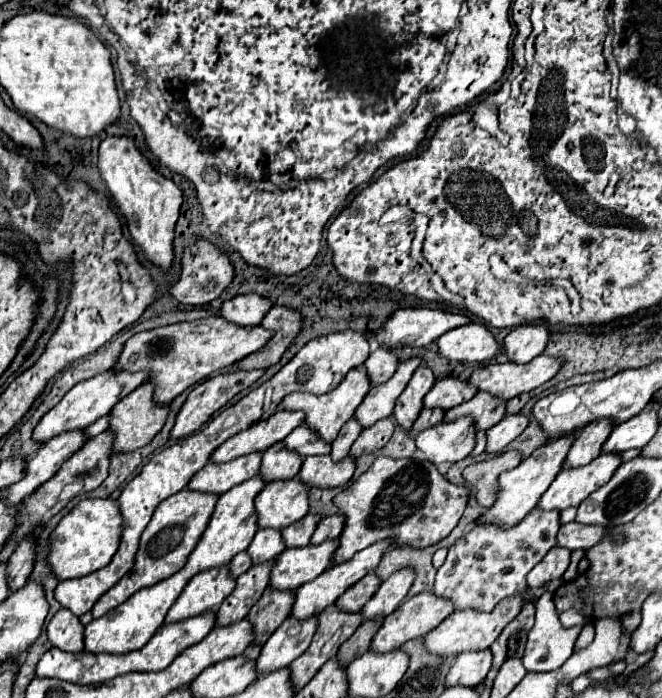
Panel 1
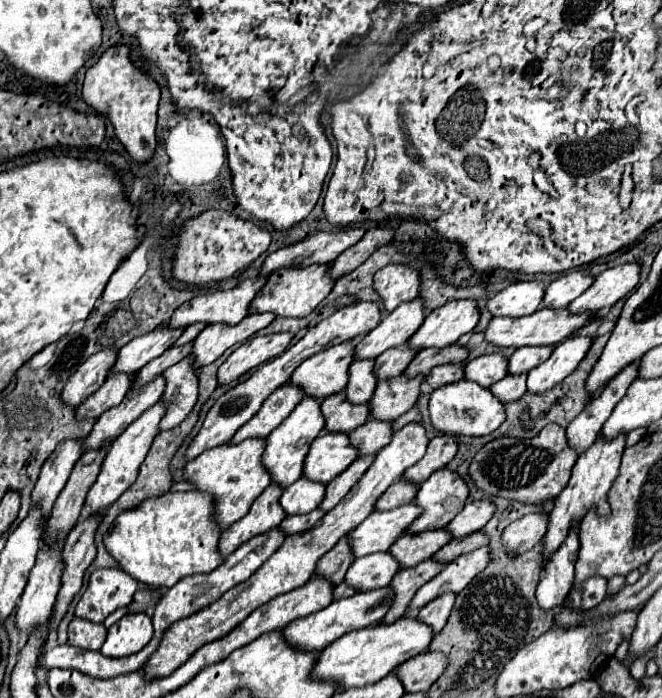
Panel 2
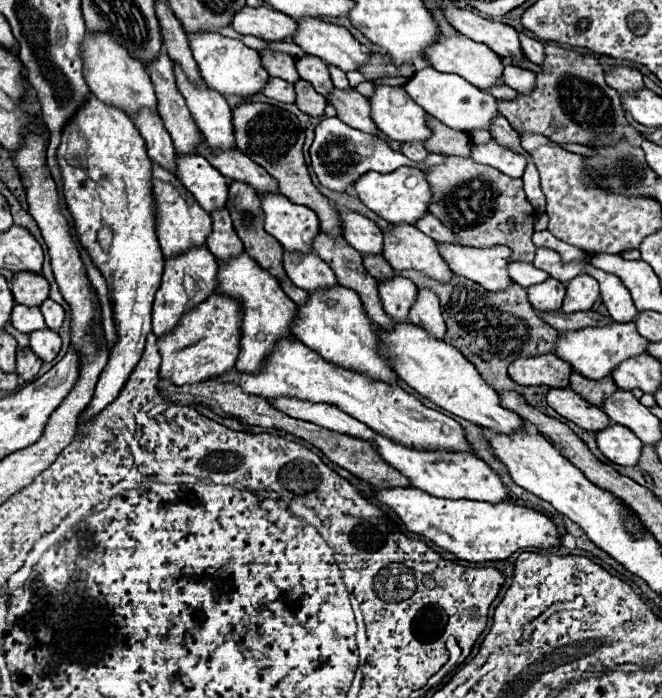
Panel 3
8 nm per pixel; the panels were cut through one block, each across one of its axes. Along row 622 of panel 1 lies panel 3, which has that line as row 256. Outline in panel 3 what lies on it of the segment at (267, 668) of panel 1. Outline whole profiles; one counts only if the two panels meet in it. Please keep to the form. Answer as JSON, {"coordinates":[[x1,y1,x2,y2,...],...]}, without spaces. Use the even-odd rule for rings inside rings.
{"coordinates":[[284,250,282,264,284,264,284,270,286,270,288,278,292,280,292,284,302,290,314,292,318,288,330,288,330,286,338,284,330,266,326,266,324,260,320,260,312,252,302,254,302,252]]}

